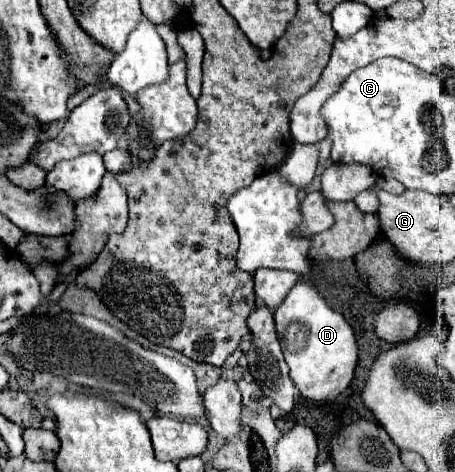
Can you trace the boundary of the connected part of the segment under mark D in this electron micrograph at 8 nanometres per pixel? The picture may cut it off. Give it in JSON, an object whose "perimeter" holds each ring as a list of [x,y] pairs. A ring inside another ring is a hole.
{"perimeter":[[[298,282],[282,306],[274,312],[278,338],[286,364],[290,366],[290,378],[308,400],[330,400],[342,394],[354,378],[358,364],[358,346],[352,326],[342,314],[334,312],[320,296],[312,282]]]}

